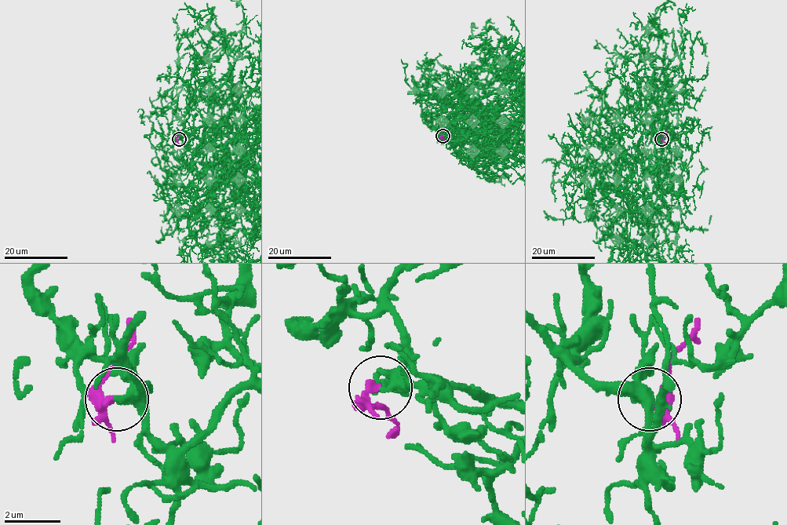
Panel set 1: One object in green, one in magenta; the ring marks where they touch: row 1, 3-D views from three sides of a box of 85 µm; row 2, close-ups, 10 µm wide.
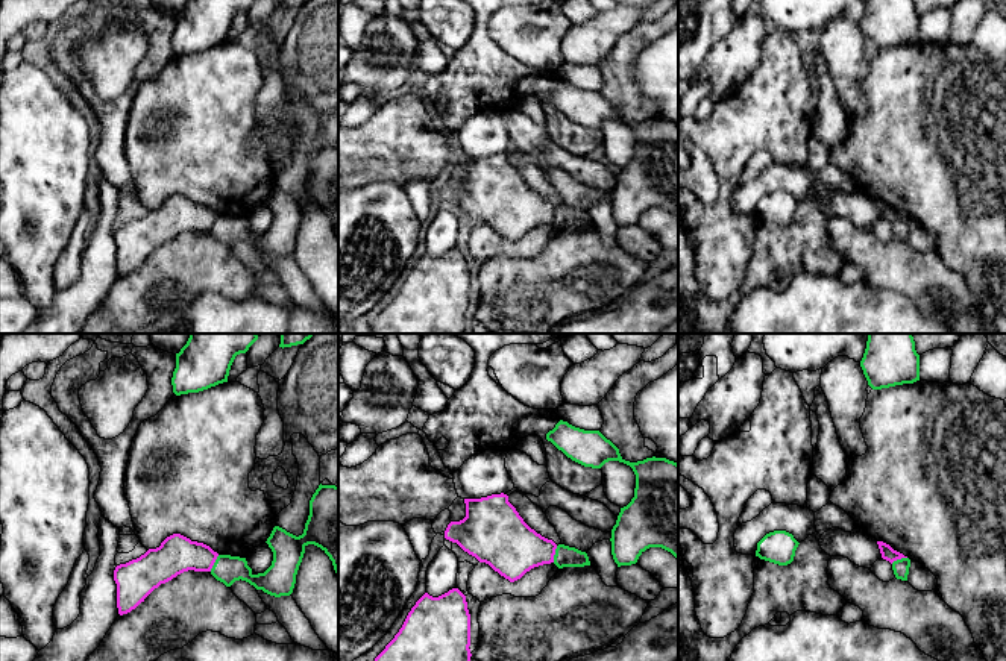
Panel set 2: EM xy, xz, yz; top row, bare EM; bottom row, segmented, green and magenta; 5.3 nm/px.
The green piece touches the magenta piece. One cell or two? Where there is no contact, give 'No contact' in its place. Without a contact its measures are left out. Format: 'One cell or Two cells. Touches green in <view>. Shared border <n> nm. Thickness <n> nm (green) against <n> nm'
Two cells. Touches green in xy. Shared border 100 nm. Thickness 150 nm (green) against 200 nm

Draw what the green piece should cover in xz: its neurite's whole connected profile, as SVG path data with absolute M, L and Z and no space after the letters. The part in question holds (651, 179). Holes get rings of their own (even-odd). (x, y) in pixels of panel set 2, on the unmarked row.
M560 80L546 94L572 121L601 129L608 121L630 126L636 135L634 158L621 168L611 190L611 215L618 227L636 224L649 208L662 208L678 220L678 124L666 118L625 121L599 91L584 91Z

